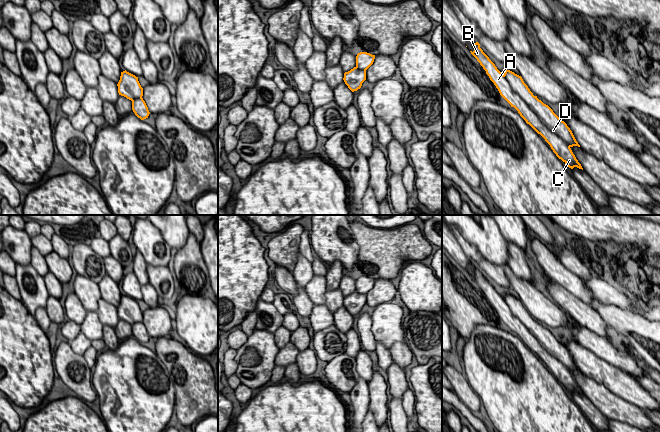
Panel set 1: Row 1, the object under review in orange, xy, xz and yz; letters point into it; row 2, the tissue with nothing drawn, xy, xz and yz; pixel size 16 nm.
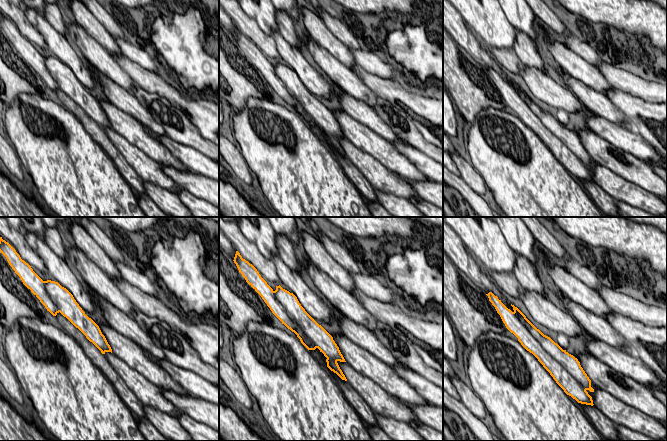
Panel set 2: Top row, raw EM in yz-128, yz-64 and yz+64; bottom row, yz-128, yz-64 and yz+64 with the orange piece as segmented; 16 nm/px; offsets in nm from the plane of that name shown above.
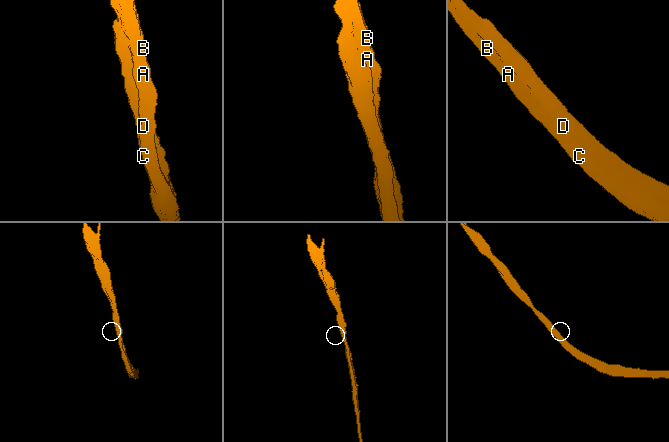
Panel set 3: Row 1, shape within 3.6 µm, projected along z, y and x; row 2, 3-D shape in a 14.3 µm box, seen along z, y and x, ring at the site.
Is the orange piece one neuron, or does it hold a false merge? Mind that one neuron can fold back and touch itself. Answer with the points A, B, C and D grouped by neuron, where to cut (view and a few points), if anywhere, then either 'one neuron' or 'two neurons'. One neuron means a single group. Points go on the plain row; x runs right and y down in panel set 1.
groups A B C / D; cut yz (503, 299), (510, 311), (536, 340), (569, 371); two neurons

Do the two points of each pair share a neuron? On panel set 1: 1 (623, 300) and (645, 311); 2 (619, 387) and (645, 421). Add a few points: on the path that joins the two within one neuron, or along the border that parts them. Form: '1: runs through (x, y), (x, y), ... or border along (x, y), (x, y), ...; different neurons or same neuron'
1: runs through (628, 303), (640, 309); same neuron
2: border along (609, 391), (635, 404), (642, 410); different neurons

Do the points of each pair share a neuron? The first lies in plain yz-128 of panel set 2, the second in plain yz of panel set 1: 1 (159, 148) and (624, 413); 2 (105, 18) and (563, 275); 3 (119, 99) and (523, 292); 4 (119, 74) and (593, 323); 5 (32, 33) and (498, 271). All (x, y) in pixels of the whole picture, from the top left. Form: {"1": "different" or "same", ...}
{"1": "different", "2": "different", "3": "different", "4": "same", "5": "same"}

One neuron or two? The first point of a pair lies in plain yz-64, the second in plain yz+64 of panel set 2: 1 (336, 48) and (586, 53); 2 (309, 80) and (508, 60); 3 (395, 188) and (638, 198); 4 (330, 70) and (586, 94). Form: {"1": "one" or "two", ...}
{"1": "two", "2": "two", "3": "one", "4": "one"}

